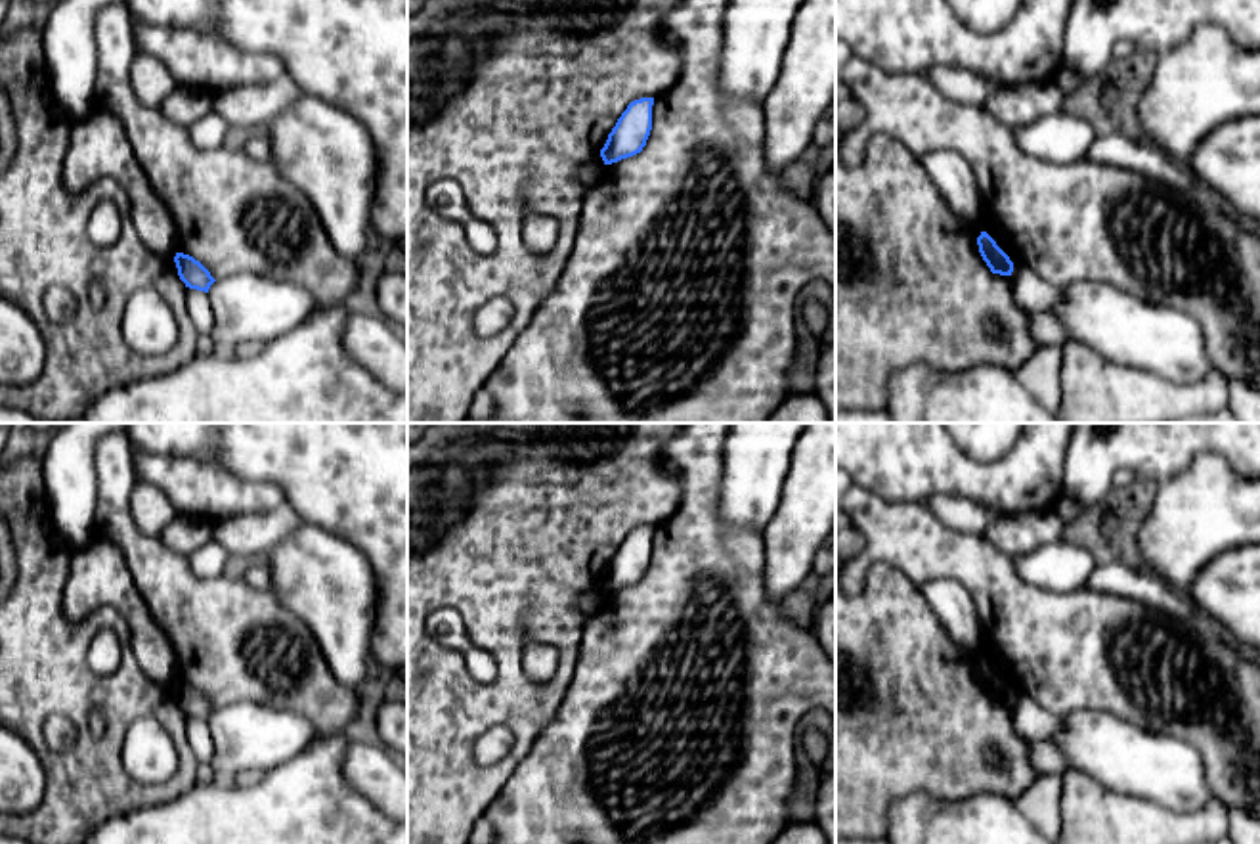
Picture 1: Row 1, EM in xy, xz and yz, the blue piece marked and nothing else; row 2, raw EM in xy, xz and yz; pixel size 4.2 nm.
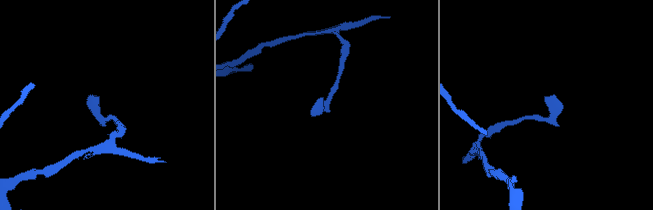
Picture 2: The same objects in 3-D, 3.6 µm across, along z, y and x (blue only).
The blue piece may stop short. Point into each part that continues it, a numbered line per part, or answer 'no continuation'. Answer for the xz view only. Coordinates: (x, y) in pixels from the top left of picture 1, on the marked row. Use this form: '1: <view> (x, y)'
no continuation

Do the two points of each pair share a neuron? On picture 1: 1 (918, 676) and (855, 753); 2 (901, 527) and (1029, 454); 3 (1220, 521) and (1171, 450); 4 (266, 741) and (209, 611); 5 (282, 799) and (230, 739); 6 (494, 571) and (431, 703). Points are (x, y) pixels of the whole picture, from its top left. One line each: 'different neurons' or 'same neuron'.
1: same neuron
2: different neurons
3: different neurons
4: different neurons
5: different neurons
6: same neuron

